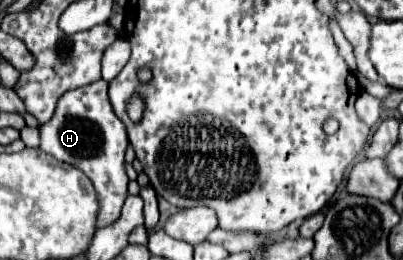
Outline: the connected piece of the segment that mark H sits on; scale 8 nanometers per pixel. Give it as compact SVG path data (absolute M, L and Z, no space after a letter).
M97 80L93 84L69 90L57 102L53 118L39 128L41 144L39 148L53 158L67 162L93 182L99 212L97 212L97 228L113 224L121 216L121 206L127 198L127 172L125 172L125 148L127 148L127 132L123 122L115 116L109 96L107 82Z

